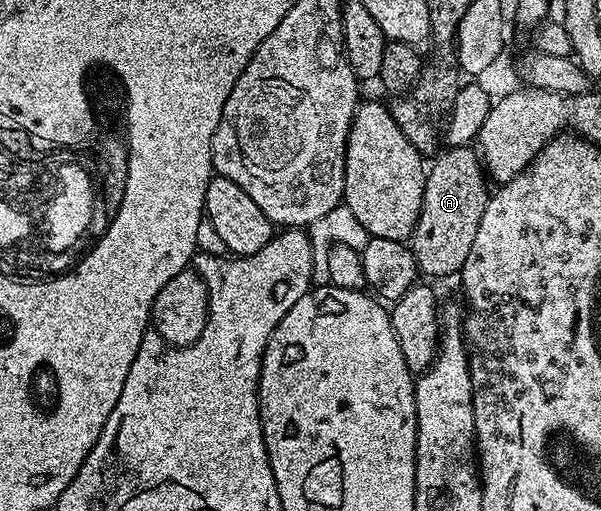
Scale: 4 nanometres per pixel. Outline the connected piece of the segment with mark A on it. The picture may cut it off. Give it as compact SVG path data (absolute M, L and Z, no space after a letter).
M471 146L448 147L446 151L440 151L434 157L435 165L426 169L421 214L417 218L417 226L411 229L409 247L415 265L424 277L462 273L489 195L489 180L478 151Z

